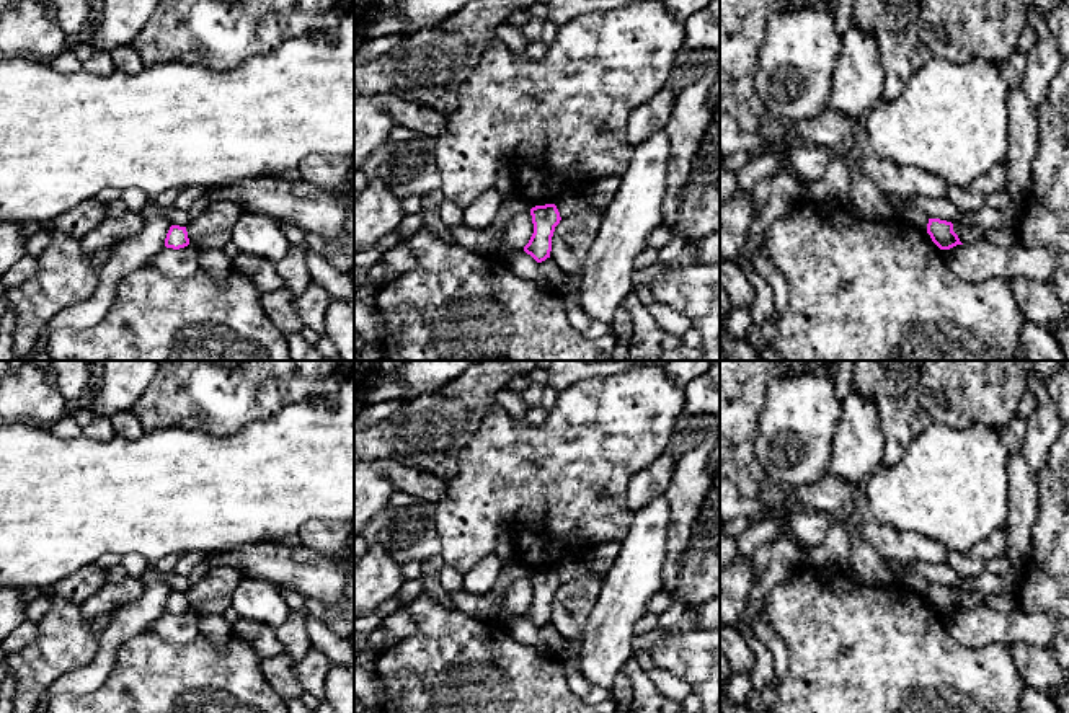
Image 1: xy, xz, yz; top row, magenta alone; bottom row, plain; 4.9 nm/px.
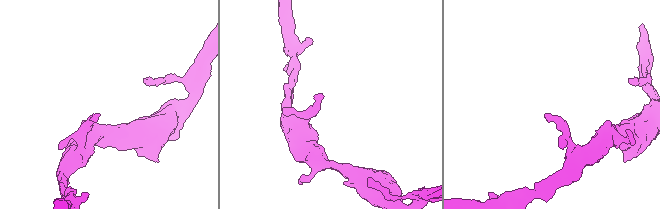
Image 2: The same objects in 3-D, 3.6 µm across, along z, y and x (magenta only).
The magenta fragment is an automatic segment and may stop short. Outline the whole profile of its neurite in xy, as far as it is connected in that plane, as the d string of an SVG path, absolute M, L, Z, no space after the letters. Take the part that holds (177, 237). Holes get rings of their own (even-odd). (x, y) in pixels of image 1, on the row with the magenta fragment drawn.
M171 225L166 233L166 238L165 238L165 246L173 248L173 250L180 250L188 245L189 245L189 238L188 238L186 227Z

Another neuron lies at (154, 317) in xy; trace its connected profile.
M147 264L119 281L108 313L96 325L52 330L44 336L44 348L54 361L291 361L287 336L266 317L261 297L253 281L230 266L225 279L215 281L202 269L176 279Z

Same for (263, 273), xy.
M240 253L228 266L251 279L261 294L277 290L284 286L284 281L276 269L276 263L256 255Z

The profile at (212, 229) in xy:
M215 201L186 225L189 245L197 250L224 248L243 207L232 201Z

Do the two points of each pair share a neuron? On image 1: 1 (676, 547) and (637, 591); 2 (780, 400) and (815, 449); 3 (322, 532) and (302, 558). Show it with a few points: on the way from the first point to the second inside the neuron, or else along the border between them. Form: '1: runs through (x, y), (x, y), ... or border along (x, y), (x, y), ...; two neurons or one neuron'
1: border along (669, 522), (661, 588); two neurons
2: runs through (792, 411), (797, 416), (797, 429), (803, 438); one neuron
3: border along (301, 544), (337, 558); two neurons

